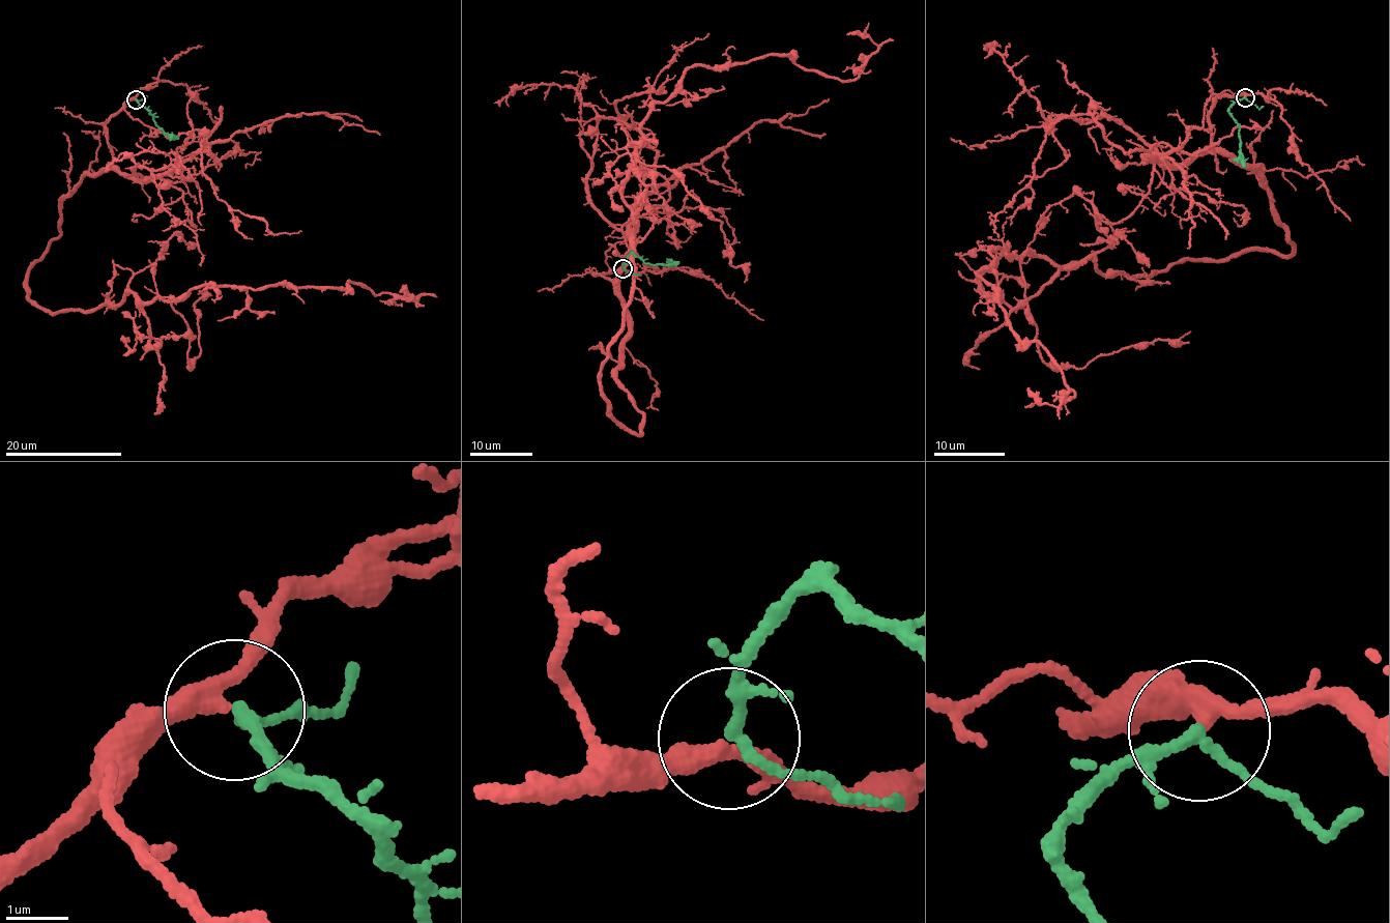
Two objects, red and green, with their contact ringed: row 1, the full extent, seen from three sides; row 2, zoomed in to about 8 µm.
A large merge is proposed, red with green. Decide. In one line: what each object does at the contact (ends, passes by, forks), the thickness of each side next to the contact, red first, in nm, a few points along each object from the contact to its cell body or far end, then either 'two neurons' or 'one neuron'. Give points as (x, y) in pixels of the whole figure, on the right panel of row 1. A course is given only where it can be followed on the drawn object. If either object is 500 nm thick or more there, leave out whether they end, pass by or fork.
red passes by | green forks | 280/130 nm | red via (1245, 96), (1211, 147), (1292, 251), (1132, 279), (996, 249), (977, 271), (1075, 394), (1026, 387) | green via (1245, 96), (1236, 99), (1228, 110), (1239, 130), (1243, 168) | one neuron

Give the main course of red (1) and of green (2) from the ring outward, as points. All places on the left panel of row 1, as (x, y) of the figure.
1: (135, 99), (30, 268), (40, 308), (224, 284), (422, 295), (402, 298)
2: (135, 99), (153, 120), (178, 139)

